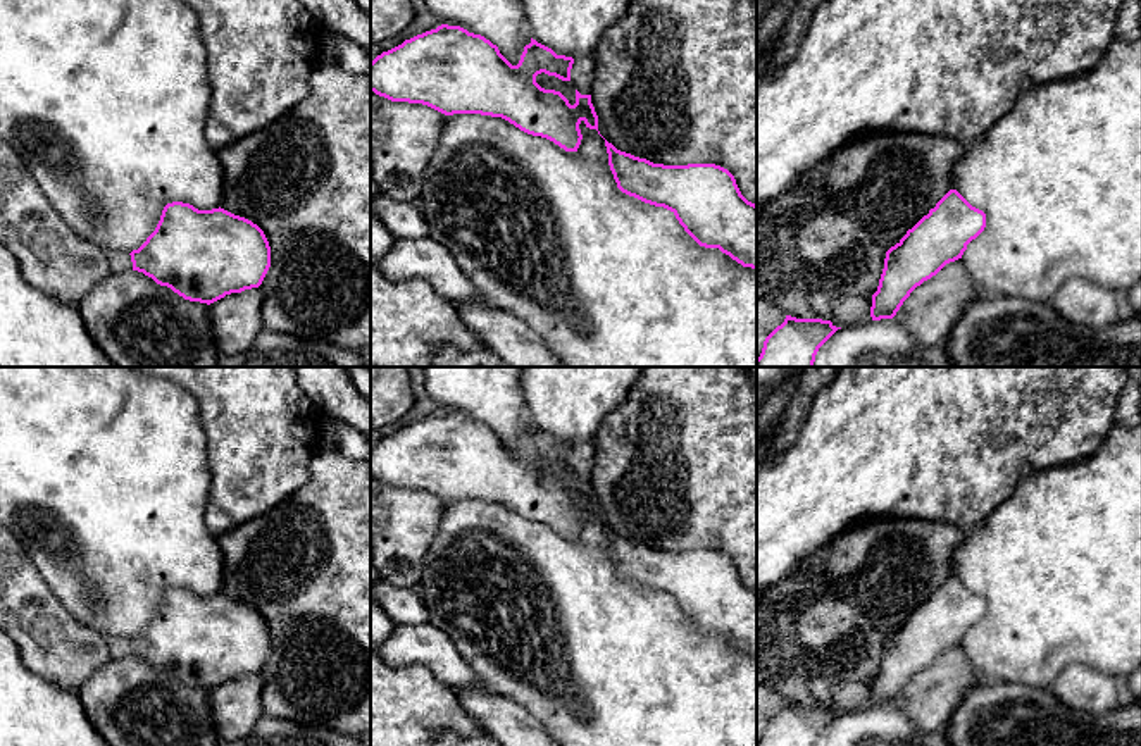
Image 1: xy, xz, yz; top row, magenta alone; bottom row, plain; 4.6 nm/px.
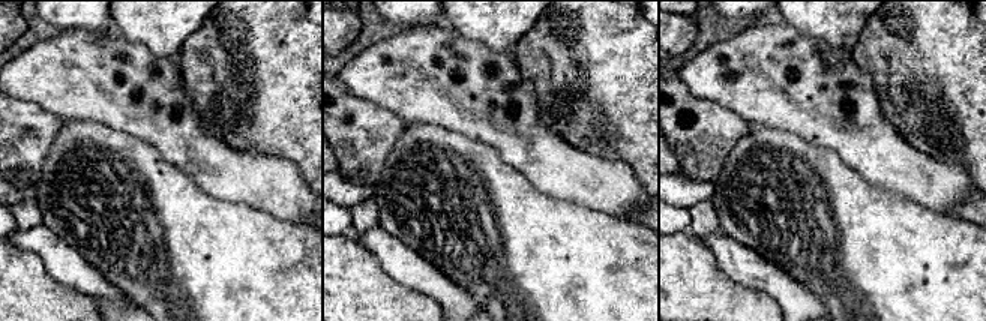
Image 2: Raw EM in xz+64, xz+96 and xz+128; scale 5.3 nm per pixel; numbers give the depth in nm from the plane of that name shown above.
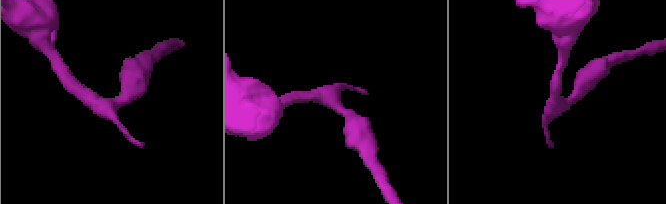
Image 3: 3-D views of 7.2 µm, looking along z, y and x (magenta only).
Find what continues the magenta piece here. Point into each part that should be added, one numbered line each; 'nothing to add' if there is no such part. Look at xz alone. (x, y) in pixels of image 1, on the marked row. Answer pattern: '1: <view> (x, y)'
nothing to add

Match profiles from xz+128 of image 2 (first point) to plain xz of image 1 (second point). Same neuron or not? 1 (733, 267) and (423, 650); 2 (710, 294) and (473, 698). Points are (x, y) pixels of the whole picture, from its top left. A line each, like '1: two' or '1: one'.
1: one
2: two

